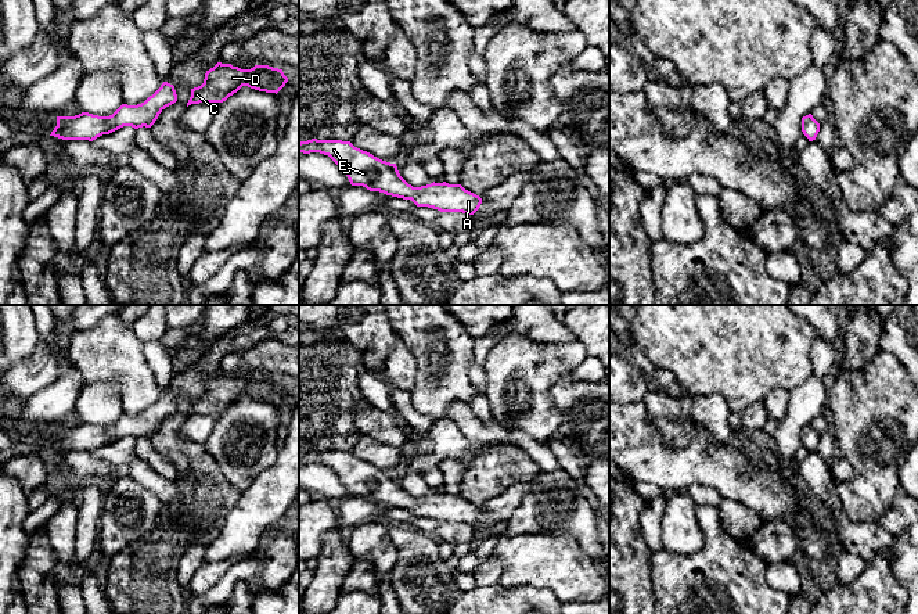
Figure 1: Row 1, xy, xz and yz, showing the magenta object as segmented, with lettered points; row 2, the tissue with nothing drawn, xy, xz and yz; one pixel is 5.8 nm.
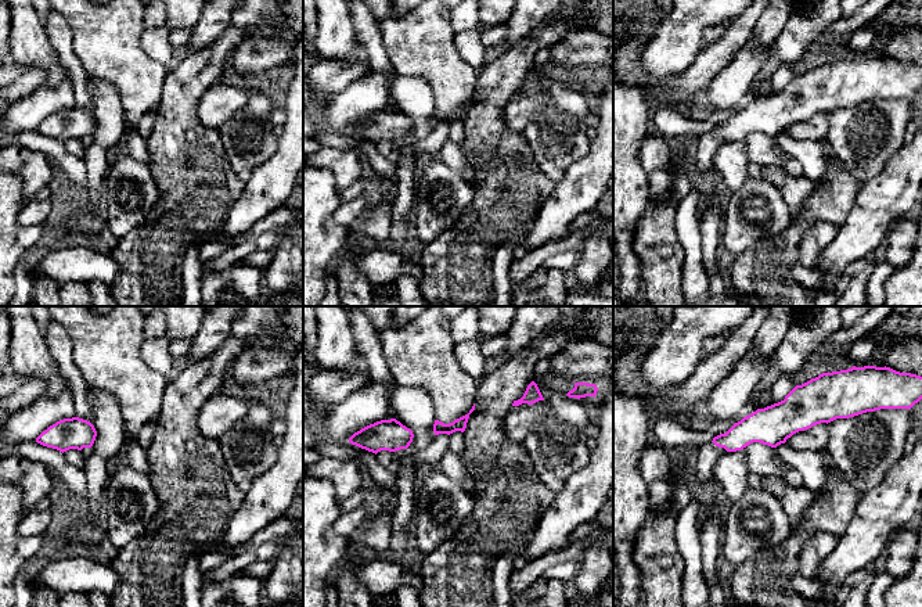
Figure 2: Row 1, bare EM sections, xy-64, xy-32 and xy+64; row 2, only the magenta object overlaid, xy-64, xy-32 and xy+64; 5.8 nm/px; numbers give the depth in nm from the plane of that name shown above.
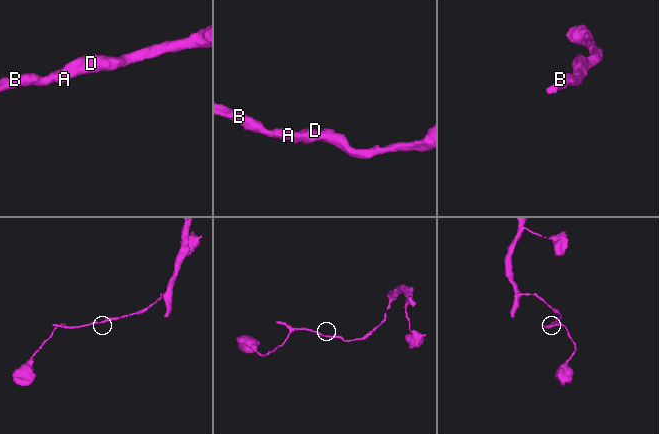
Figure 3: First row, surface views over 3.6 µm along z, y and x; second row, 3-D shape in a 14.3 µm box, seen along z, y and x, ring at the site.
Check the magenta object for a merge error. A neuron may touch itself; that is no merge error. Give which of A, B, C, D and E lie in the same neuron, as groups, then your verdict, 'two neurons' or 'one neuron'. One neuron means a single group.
groups A B C D E; one neuron

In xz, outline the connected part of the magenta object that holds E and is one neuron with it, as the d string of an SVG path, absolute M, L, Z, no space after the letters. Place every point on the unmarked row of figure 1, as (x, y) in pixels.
M312 449L299 453L299 463L328 466L348 486L352 496L363 496L370 502L411 510L417 517L474 525L482 514L479 506L465 500L461 495L433 492L413 498L400 486L396 474L382 471L354 457L350 452Z

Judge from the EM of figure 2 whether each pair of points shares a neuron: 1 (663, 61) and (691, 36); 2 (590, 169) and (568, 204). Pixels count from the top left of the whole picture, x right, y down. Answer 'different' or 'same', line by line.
1: same
2: same

